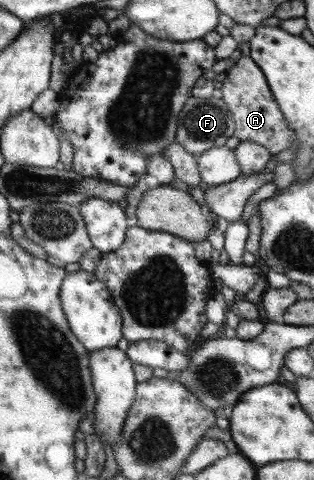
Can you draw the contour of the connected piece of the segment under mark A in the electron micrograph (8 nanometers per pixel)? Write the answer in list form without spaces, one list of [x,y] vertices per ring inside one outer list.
[[[241,55],[234,65],[221,79],[222,101],[232,115],[234,123],[234,137],[239,141],[254,141],[268,149],[269,153],[276,154],[284,149],[296,146],[294,131],[288,127],[278,105],[274,101],[264,74],[250,56]]]

